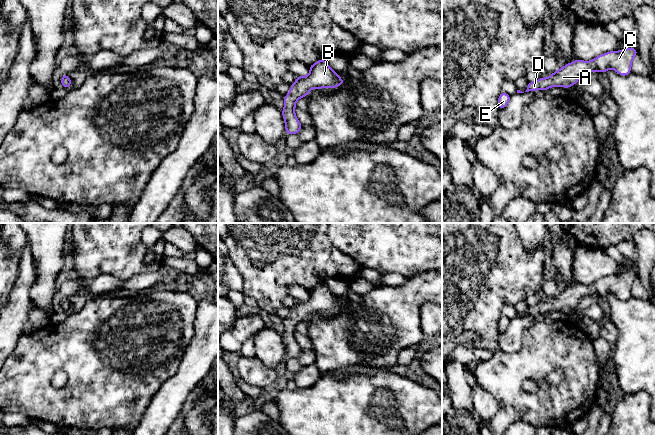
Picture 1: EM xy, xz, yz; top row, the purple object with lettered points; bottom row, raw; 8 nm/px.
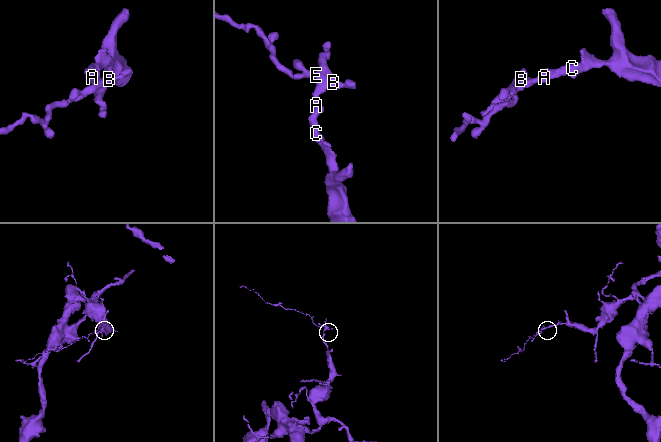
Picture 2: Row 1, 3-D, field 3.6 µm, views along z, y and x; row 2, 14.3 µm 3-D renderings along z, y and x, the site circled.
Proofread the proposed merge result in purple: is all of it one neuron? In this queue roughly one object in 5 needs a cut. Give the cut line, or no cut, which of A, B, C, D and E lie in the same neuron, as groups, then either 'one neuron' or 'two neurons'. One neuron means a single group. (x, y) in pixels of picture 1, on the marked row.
cut none; groups A B C D E; one neuron

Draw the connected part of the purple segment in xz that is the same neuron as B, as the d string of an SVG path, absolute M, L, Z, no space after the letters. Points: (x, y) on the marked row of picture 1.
M320 59L313 65L309 66L308 76L298 76L297 80L292 83L291 89L284 96L284 109L281 111L285 121L285 132L289 135L298 134L302 128L295 115L296 102L309 95L311 89L337 88L345 84L335 71L331 69L324 59Z

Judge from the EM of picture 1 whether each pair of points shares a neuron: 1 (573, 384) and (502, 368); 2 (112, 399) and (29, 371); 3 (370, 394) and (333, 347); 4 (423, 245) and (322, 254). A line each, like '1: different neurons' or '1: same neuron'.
1: same neuron
2: same neuron
3: different neurons
4: different neurons

